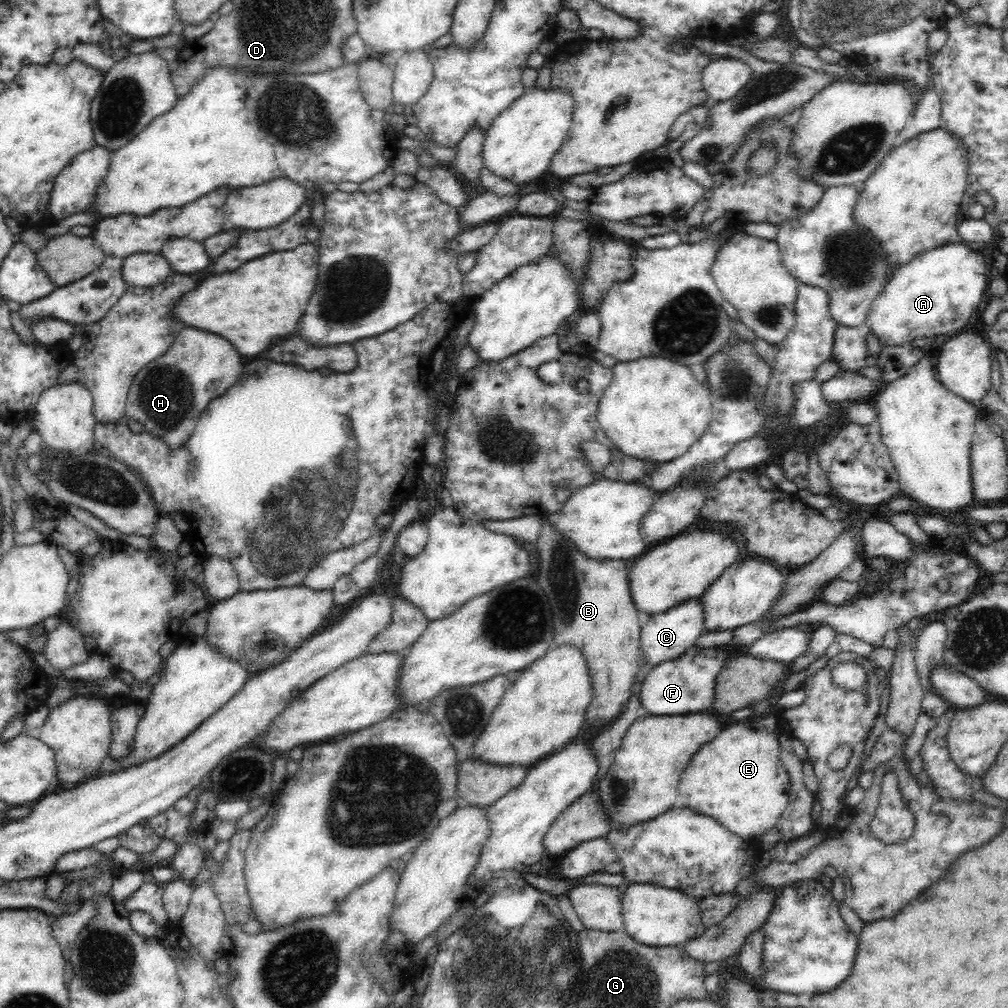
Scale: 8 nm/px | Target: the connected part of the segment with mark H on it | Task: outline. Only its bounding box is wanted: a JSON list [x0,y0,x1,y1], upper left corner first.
[124,326,242,448]

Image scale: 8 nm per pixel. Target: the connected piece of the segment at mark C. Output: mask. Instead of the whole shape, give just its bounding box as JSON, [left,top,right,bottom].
[640,597,704,668]

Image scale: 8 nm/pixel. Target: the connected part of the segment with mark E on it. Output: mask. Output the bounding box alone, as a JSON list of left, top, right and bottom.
[677,714,791,839]

